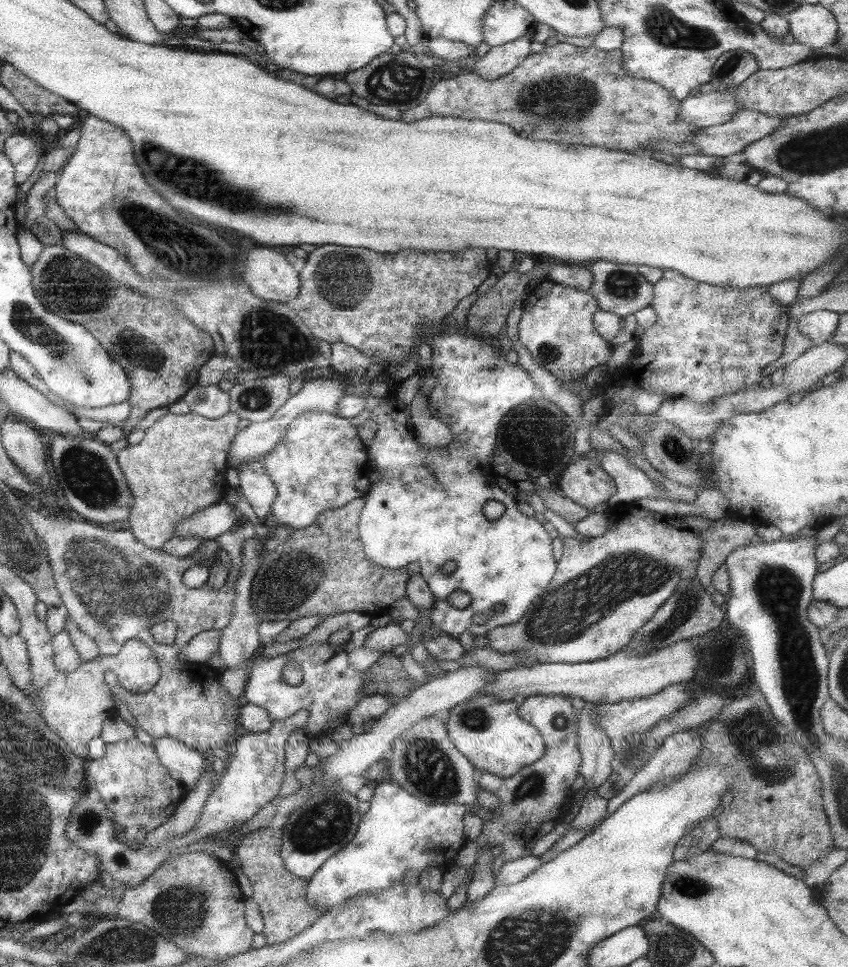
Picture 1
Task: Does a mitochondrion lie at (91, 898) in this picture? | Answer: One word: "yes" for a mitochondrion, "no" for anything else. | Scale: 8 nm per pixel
no

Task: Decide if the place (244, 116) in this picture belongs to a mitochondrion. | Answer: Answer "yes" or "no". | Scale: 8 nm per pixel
no

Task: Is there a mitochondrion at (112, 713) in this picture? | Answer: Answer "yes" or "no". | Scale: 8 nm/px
no

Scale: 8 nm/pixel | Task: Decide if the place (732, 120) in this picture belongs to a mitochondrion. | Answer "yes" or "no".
no

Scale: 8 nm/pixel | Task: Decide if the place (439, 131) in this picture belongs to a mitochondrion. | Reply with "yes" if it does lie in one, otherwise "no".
no

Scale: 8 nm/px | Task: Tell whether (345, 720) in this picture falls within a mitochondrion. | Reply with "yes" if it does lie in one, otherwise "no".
no

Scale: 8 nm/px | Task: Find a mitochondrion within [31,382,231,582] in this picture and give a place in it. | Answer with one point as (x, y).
(87, 476)

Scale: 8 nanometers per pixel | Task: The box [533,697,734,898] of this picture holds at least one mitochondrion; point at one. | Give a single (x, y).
(560, 721)

